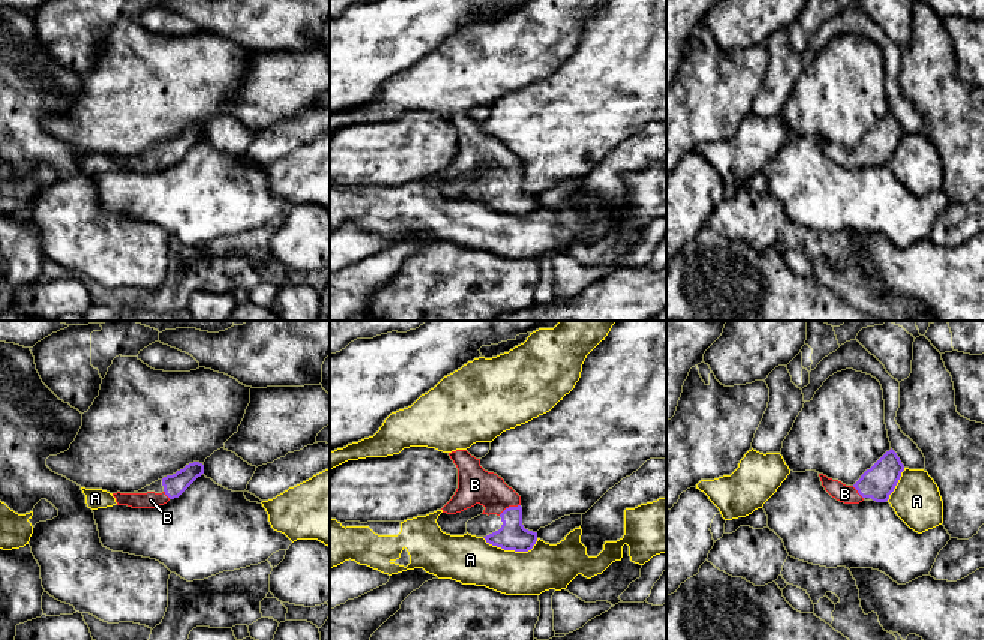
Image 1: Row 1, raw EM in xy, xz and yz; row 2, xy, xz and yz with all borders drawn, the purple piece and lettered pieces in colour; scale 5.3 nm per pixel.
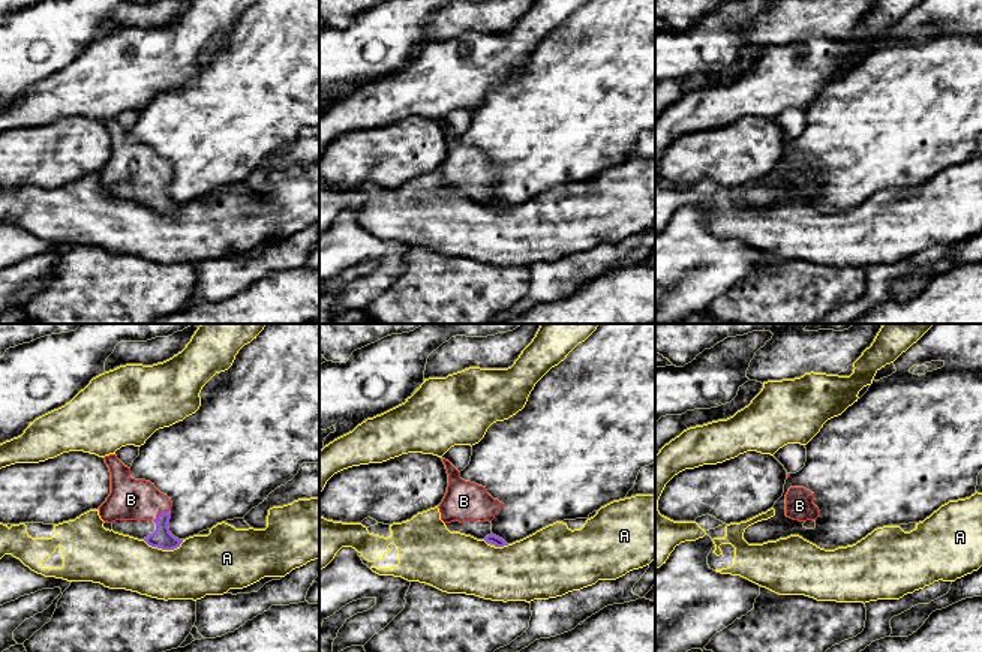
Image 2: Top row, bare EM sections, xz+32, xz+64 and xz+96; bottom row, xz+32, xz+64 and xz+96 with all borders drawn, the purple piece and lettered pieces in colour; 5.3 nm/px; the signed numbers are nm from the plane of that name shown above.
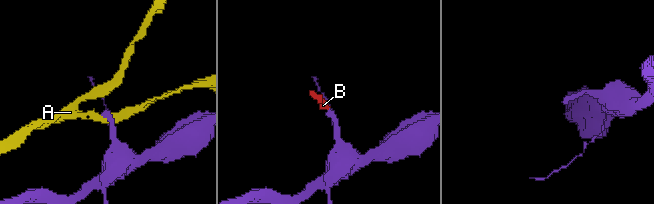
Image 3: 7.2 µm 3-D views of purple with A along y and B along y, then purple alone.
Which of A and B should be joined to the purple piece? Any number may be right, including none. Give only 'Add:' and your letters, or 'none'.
Add: B

